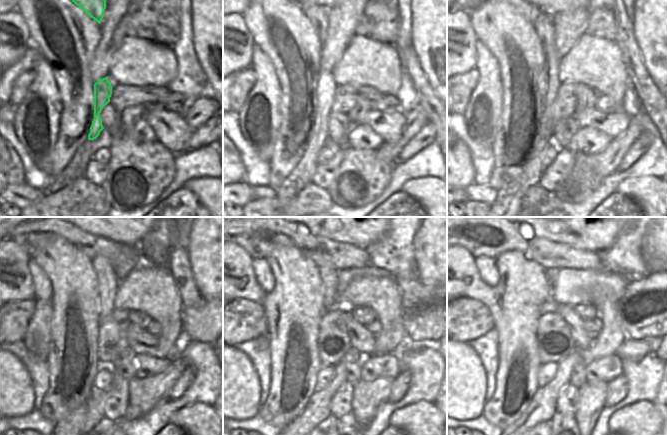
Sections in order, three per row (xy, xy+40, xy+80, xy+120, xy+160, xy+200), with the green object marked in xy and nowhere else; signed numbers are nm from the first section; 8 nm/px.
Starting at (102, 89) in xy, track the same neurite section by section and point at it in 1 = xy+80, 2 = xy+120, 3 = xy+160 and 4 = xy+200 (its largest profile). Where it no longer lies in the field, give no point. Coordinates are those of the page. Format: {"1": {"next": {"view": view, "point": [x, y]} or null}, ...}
{"1": {"next": {"view": "xy+80", "point": [543, 25]}}, "2": {"next": {"view": "xy+120", "point": [107, 281]}}, "3": {"next": {"view": "xy+160", "point": [329, 276]}}, "4": {"next": {"view": "xy+200", "point": [549, 272]}}}

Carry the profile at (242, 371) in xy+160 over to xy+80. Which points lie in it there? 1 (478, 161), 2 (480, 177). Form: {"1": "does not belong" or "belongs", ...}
{"1": "does not belong", "2": "does not belong"}

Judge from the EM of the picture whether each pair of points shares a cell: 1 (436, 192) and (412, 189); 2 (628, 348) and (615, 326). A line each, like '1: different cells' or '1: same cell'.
1: same cell
2: different cells

